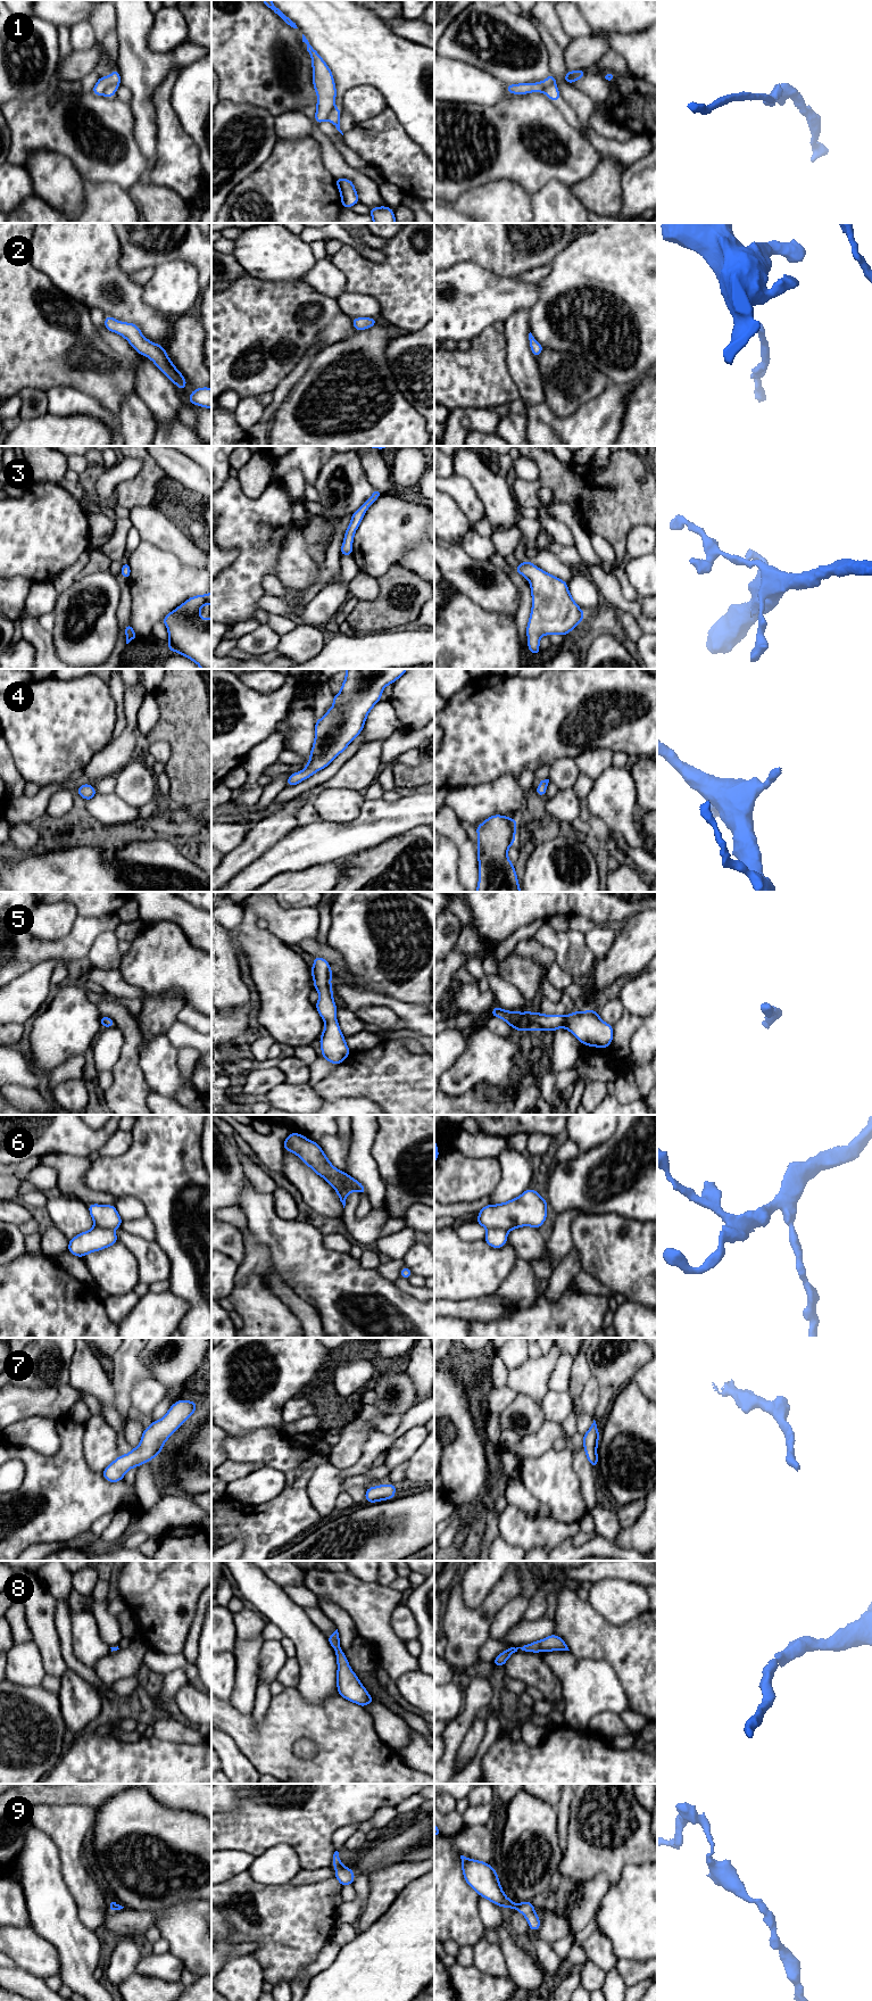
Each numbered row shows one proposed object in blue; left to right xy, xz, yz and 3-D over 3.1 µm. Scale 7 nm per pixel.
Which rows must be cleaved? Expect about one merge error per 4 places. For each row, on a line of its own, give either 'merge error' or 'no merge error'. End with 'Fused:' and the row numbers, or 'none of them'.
1: no merge error
2: no merge error
3: no merge error
4: no merge error
5: no merge error
6: merge error
7: no merge error
8: no merge error
9: no merge error
Fused: 6

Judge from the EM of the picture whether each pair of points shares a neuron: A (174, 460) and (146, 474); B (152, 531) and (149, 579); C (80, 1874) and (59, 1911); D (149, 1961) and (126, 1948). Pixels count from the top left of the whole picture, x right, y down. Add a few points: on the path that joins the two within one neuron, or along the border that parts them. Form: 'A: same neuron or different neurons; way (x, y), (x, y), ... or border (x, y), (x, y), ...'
A: different neurons; border (151, 457), (167, 476)
B: different neurons; border (142, 539), (171, 552), (175, 556)
C: different neurons; border (60, 1868), (63, 1879), (76, 1904), (80, 1918)
D: different neurons; border (142, 1956), (134, 1973)

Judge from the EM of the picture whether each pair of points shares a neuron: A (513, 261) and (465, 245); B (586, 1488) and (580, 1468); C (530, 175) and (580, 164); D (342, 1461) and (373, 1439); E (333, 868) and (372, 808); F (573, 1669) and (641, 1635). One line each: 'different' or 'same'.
A: same
B: same
C: same
D: different
E: different
F: different

